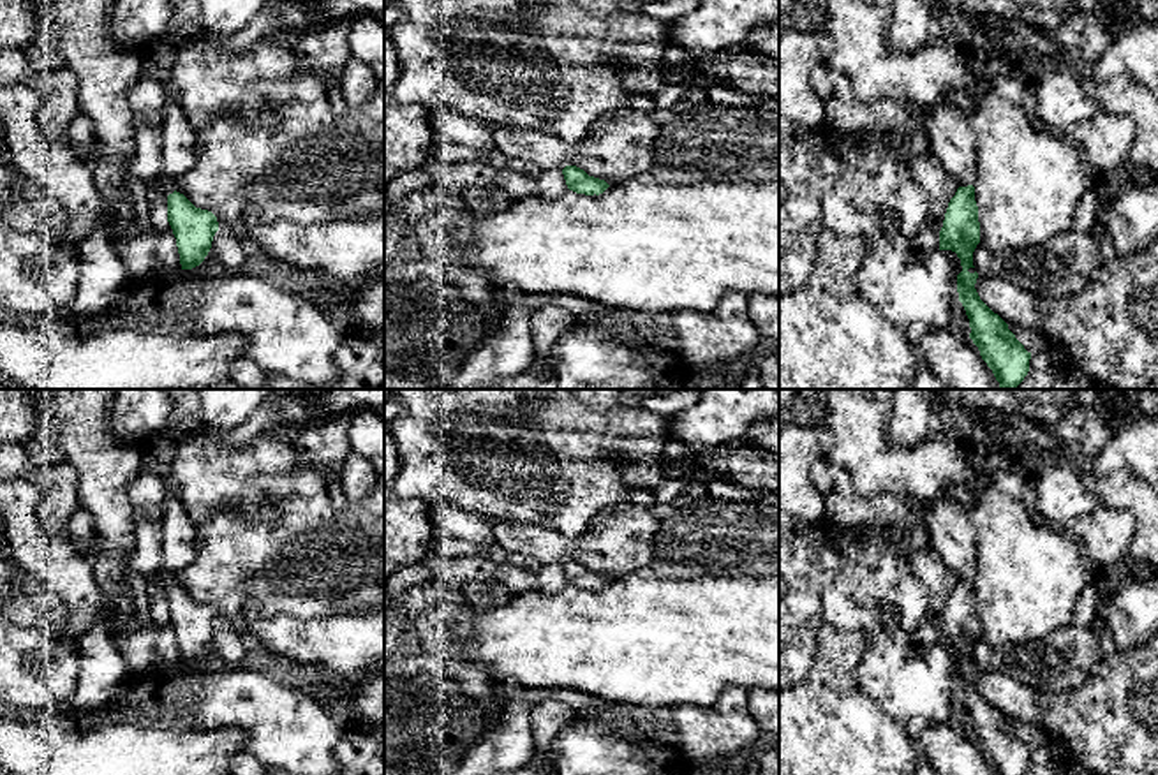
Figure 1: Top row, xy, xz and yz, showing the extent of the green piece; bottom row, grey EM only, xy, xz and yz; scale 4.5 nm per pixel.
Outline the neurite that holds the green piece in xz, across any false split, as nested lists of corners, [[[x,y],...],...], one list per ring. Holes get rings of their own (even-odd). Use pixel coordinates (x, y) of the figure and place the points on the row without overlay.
[[[566,560],[562,564],[562,569],[568,583],[576,588],[599,590],[610,581],[605,574],[589,571],[583,564],[576,560]]]

